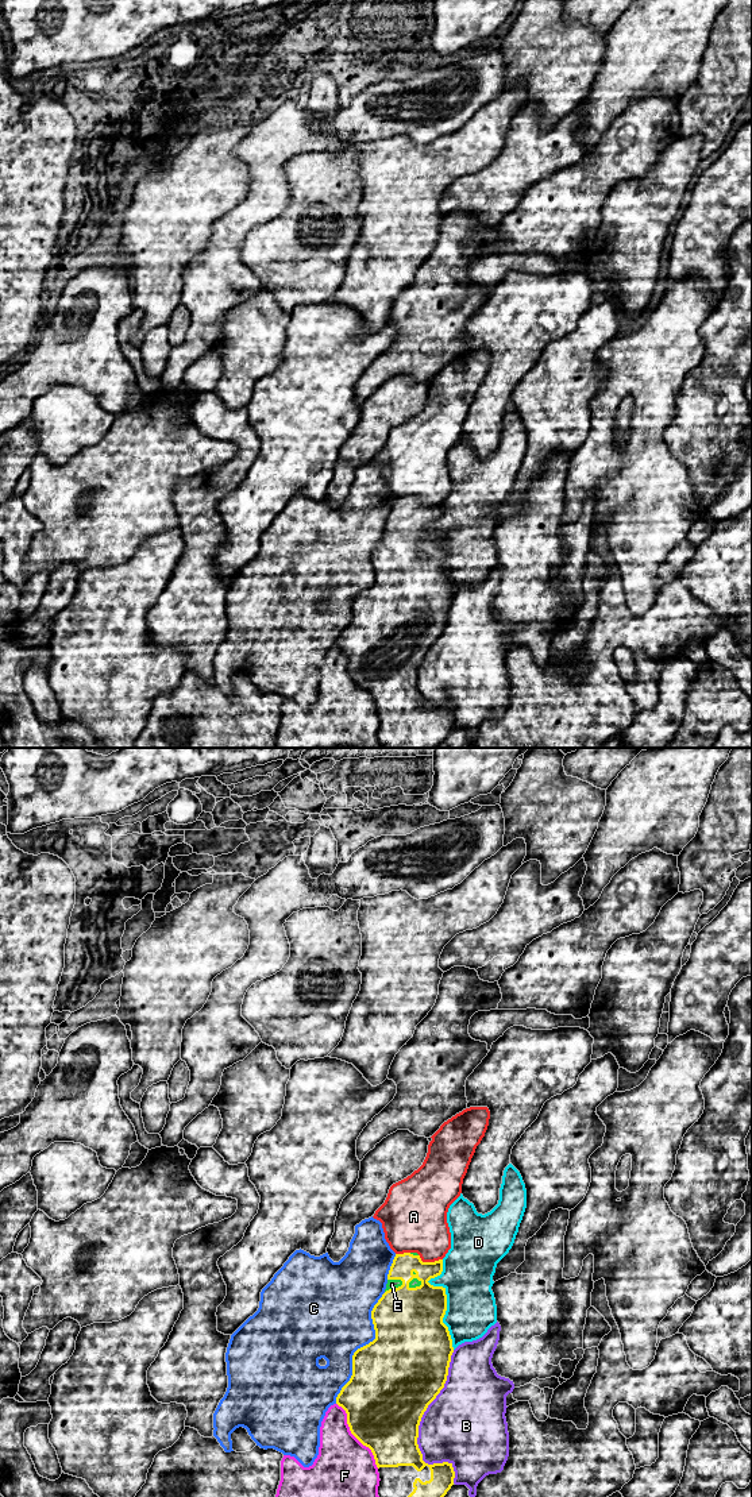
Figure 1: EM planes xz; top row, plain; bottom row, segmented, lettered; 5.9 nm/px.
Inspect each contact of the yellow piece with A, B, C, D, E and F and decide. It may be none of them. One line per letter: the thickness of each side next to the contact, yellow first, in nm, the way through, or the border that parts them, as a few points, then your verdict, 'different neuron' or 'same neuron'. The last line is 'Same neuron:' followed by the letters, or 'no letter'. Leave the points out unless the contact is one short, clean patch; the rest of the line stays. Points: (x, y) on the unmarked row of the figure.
A: calibres 240 and 360 nm; different neuron
B: calibres 480 and 440 nm; different neuron
C: calibres 480 and 480 nm; different neuron
D: calibres 380 and 300 nm; different neuron
E: calibres 420 and 60 nm; same neuron
F: calibres 460 and 400 nm; different neuron
Same neuron: E

